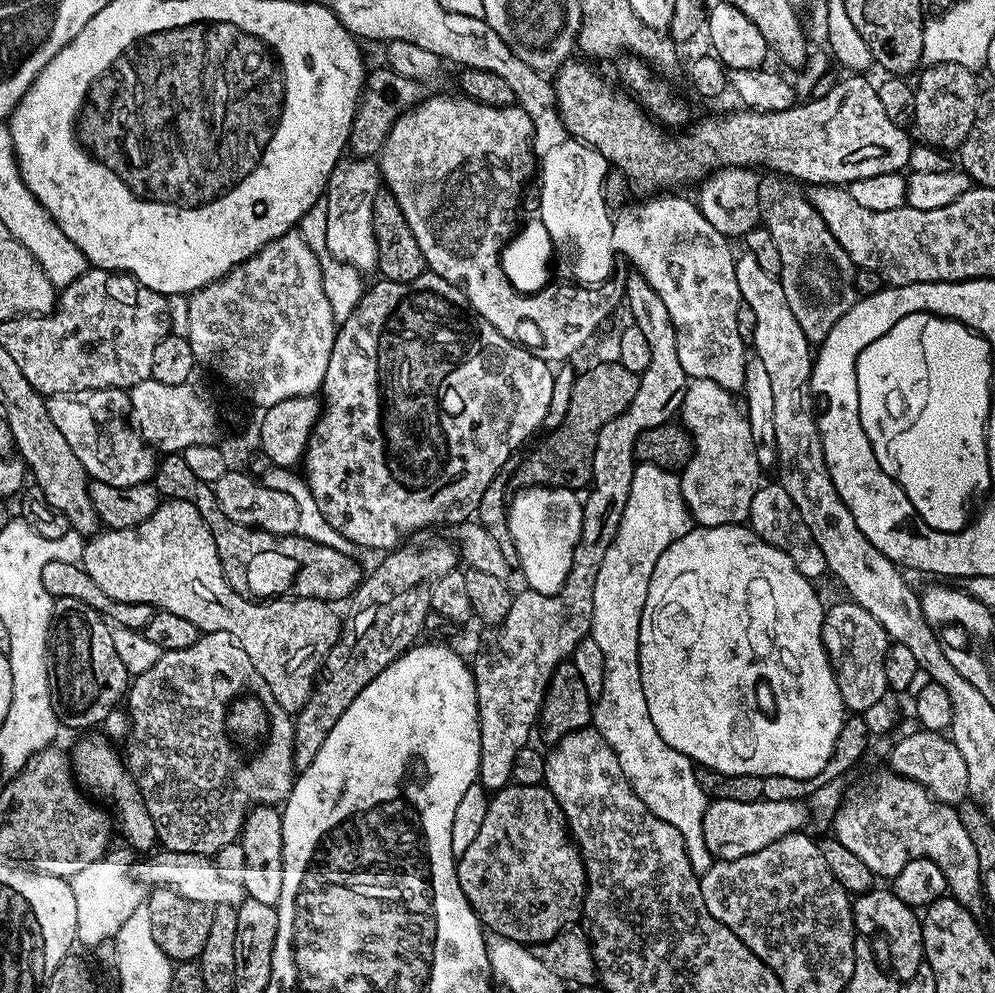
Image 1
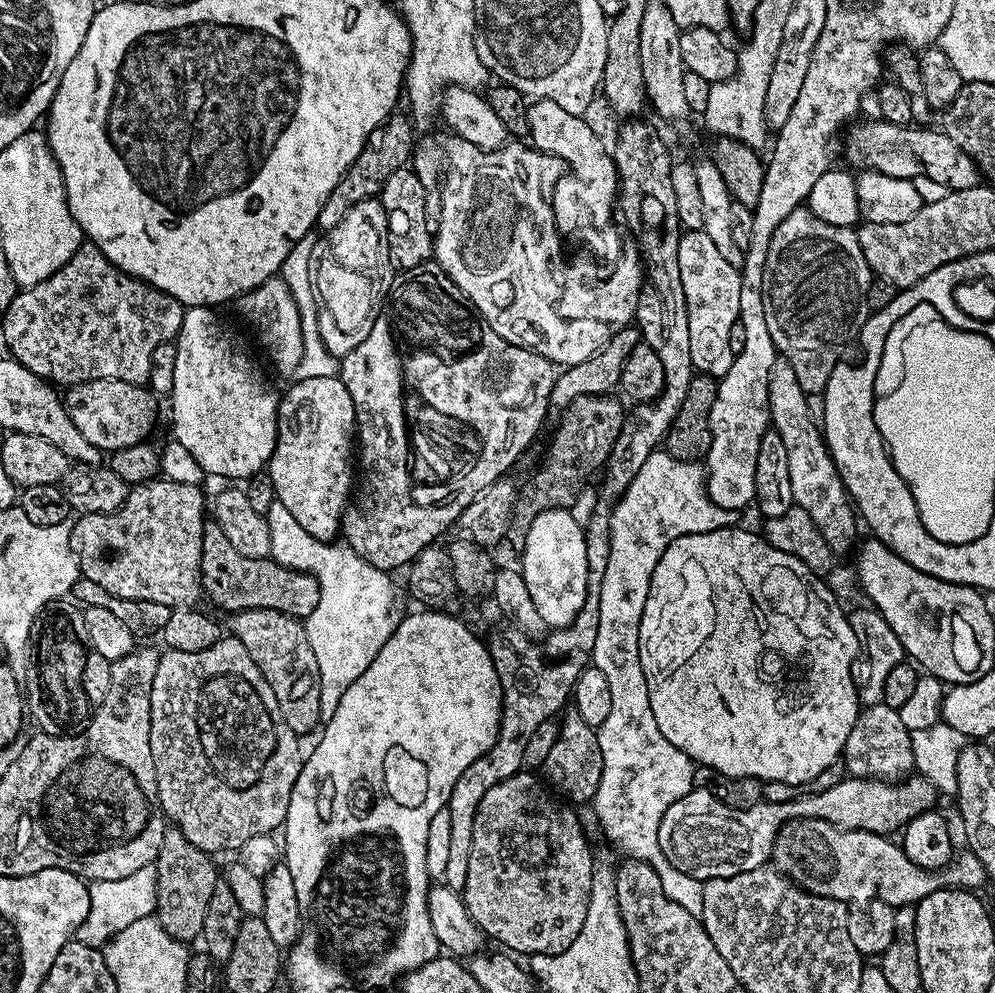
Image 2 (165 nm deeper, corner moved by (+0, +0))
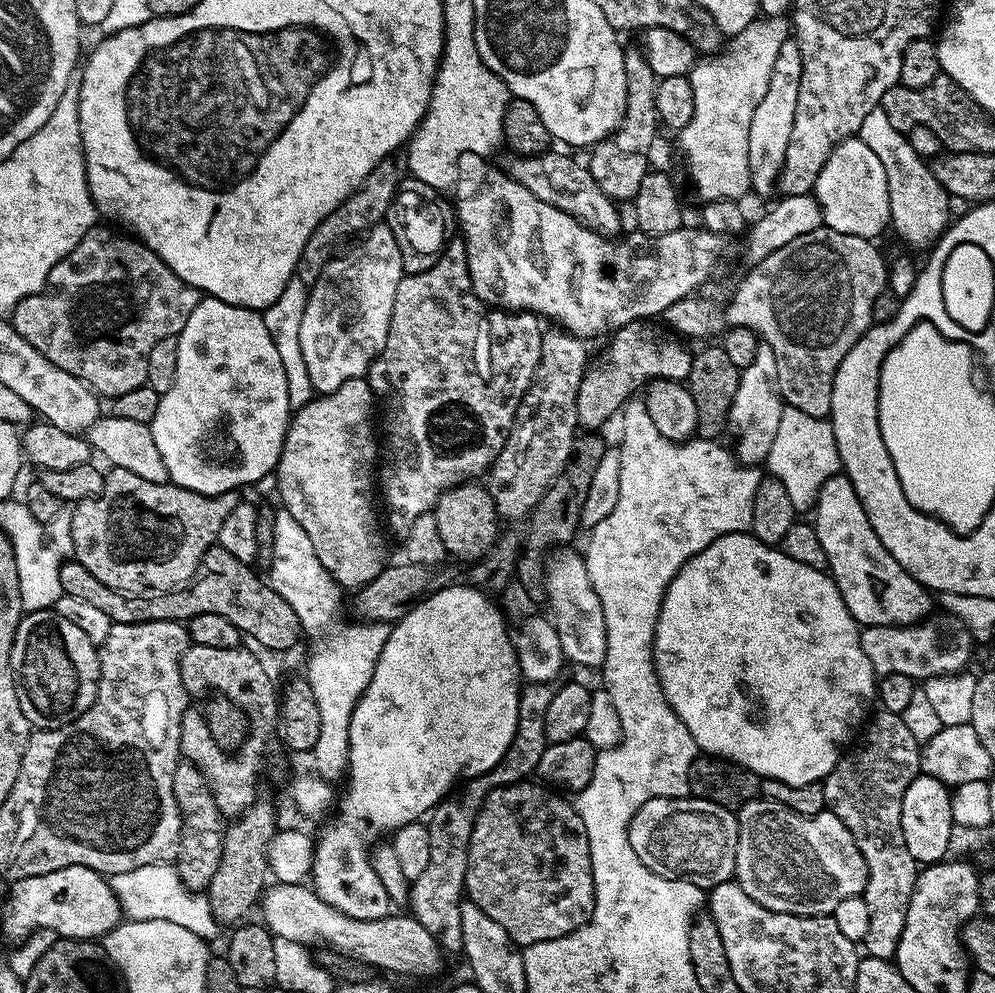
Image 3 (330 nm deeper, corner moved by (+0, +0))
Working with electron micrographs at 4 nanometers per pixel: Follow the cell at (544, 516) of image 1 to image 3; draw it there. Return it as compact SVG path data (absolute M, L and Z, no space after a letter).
M561 546L547 557L546 604L552 607L550 619L558 630L558 642L562 642L565 661L569 665L599 669L606 658L606 618L602 614L602 602L598 602L598 594L594 594L590 574L586 574L583 555L574 549Z

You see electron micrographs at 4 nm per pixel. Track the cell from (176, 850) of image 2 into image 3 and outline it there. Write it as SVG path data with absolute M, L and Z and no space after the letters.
M187 762L176 765L174 798L180 807L180 815L184 817L180 831L180 845L174 863L184 885L191 892L203 893L218 871L218 862L222 862L222 842L226 824L212 793L211 784L208 783L203 772L194 765Z

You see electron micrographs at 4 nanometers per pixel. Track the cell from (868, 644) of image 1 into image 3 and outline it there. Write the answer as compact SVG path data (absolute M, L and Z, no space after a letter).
M933 615L919 624L867 625L860 633L860 641L877 677L906 674L911 680L923 682L931 676L954 676L965 671L972 656L973 634L956 616L939 615Z

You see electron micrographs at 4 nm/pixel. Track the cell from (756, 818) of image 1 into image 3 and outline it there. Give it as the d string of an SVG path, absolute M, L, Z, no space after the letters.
M659 796L650 798L633 814L628 824L628 841L634 846L634 854L654 874L689 880L700 888L711 890L719 884L729 883L736 875L736 847L740 823L735 811L718 806L709 800Z

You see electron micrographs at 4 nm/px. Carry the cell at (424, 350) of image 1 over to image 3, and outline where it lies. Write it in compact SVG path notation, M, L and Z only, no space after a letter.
M456 238L456 240L449 239L447 243L444 245L444 250L441 252L440 257L438 258L438 262L434 262L434 266L430 266L426 270L422 270L421 272L413 272L411 274L405 275L404 279L398 282L398 290L394 294L394 310L392 311L392 317L390 318L390 330L388 331L388 337L386 338L386 346L382 349L382 351L377 354L375 360L373 360L372 364L368 368L366 373L366 379L368 381L368 385L372 387L372 395L375 397L377 401L380 400L385 404L384 408L384 416L388 419L388 433L383 433L382 436L382 444L388 447L388 465L381 467L378 472L379 480L378 484L384 487L384 504L388 507L388 520L386 516L386 524L393 528L394 531L397 532L397 537L403 538L407 535L410 530L410 526L414 526L414 518L418 518L424 512L432 512L435 509L436 503L438 502L438 498L442 495L443 492L447 490L447 488L451 488L454 484L462 484L468 481L471 481L473 478L480 478L487 473L488 469L492 467L492 464L498 458L498 454L502 450L502 446L506 442L506 438L509 434L512 433L512 425L516 422L516 411L518 410L518 406L520 405L520 399L525 396L528 392L528 387L530 386L530 382L534 378L534 370L538 366L538 358L542 354L542 338L544 337L544 332L542 331L542 327L540 328L540 324L542 324L541 317L537 316L534 312L518 312L515 310L490 310L489 305L485 304L484 301L479 300L474 293L472 293L472 279L470 278L470 274L468 273L468 256L464 253L464 241L463 239Z

